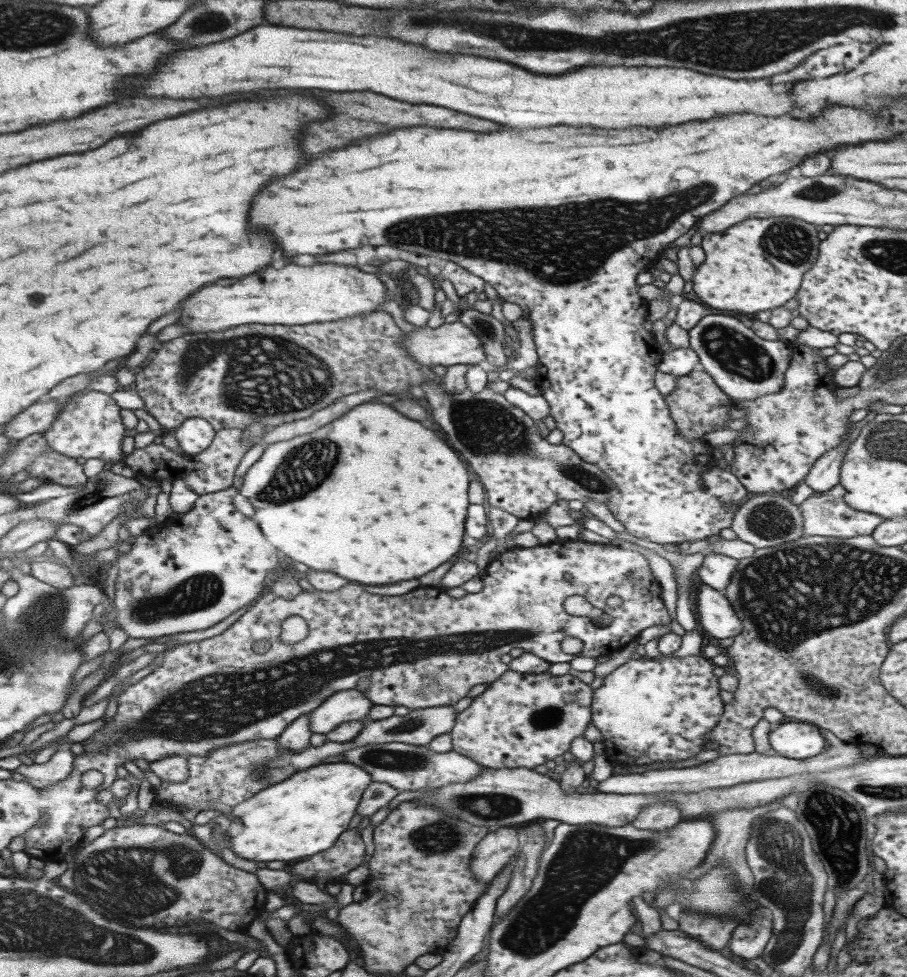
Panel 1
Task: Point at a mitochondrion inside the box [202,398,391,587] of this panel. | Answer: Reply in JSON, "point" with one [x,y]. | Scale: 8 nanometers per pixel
{"point":[311,464]}

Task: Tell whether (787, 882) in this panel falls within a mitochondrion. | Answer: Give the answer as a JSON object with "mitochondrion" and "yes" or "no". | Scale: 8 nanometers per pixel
{"mitochondrion":"yes"}

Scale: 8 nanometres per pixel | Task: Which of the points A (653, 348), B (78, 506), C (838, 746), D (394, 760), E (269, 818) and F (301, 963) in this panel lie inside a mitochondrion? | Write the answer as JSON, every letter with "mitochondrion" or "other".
{"A":"other","B":"mitochondrion","C":"other","D":"mitochondrion","E":"other","F":"other"}

